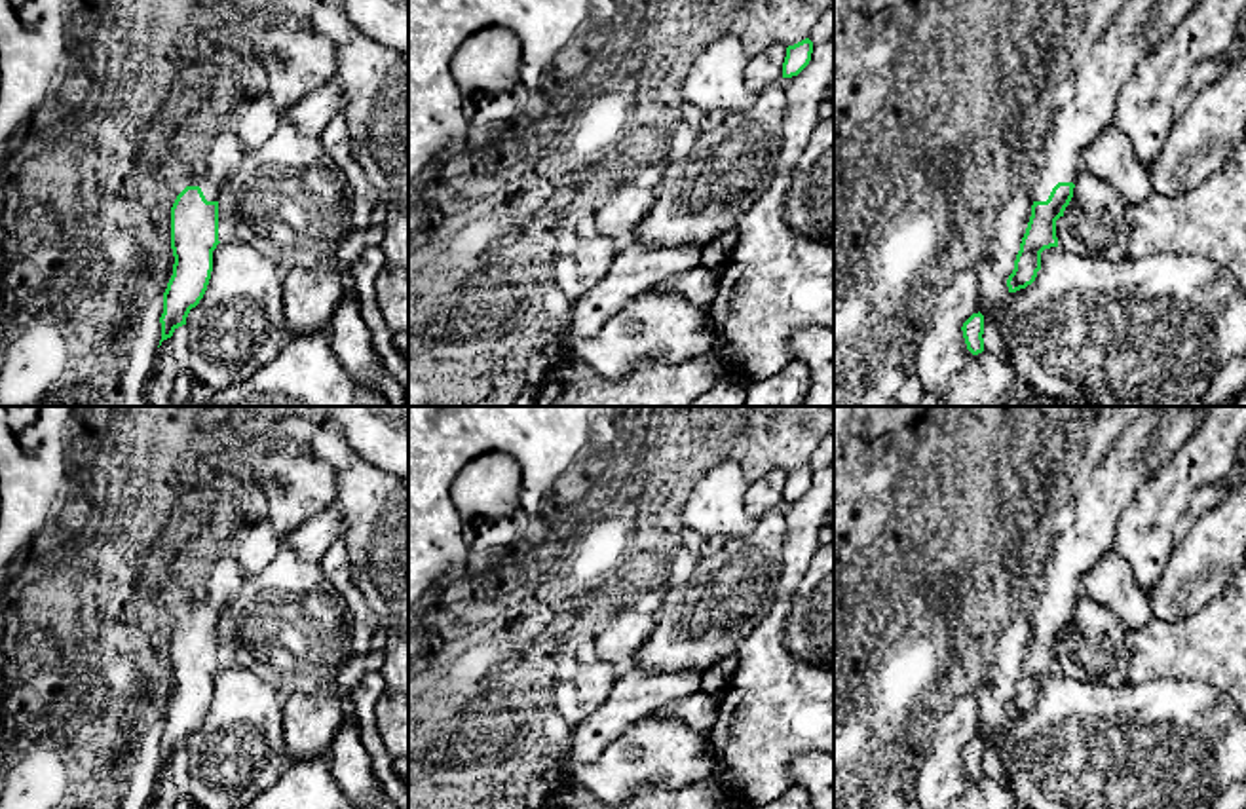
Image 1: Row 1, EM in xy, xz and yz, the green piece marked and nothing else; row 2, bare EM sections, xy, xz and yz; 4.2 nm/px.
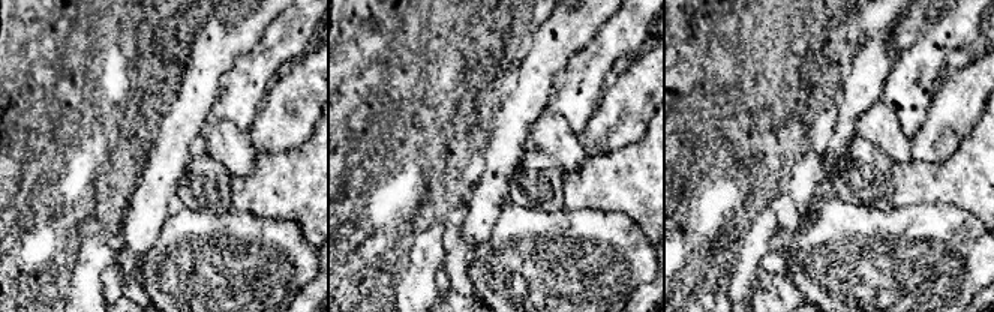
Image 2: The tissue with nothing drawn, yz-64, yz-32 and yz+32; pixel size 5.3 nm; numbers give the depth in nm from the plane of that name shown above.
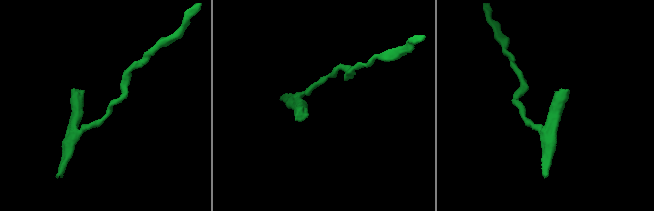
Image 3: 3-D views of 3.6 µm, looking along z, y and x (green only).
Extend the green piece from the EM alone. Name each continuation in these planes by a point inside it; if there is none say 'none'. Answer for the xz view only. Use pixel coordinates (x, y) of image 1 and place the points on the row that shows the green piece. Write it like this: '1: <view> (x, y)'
none

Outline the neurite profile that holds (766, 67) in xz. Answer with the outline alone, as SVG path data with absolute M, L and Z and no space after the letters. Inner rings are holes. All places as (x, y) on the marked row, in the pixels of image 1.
M773 44L764 51L748 57L745 70L745 85L750 91L760 93L767 85L781 82L784 57L786 46L781 44Z

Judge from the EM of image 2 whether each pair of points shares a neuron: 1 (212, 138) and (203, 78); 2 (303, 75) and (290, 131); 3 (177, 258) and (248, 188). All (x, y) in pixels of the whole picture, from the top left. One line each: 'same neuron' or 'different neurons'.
1: different neurons
2: same neuron
3: different neurons

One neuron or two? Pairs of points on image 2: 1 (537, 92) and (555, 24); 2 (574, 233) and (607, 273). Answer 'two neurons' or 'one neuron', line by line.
1: one neuron
2: one neuron

